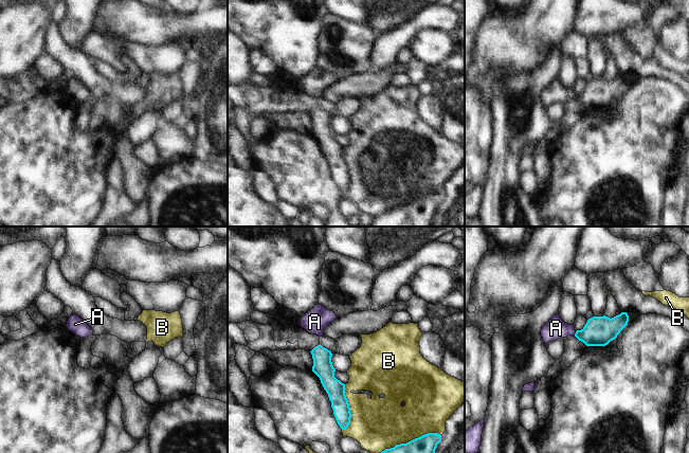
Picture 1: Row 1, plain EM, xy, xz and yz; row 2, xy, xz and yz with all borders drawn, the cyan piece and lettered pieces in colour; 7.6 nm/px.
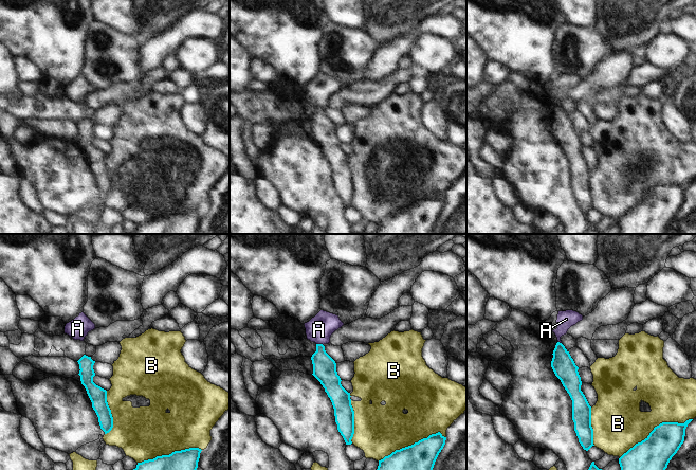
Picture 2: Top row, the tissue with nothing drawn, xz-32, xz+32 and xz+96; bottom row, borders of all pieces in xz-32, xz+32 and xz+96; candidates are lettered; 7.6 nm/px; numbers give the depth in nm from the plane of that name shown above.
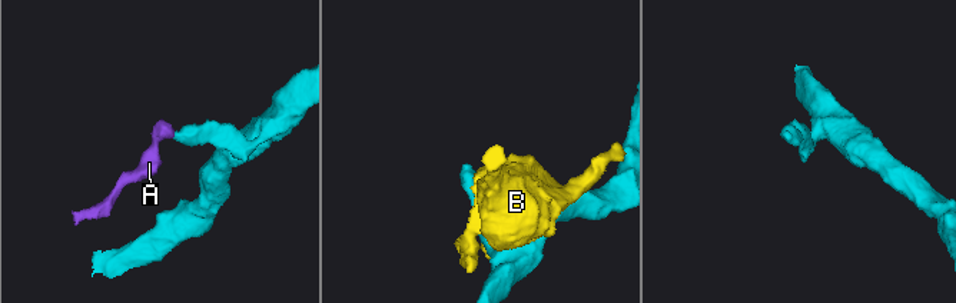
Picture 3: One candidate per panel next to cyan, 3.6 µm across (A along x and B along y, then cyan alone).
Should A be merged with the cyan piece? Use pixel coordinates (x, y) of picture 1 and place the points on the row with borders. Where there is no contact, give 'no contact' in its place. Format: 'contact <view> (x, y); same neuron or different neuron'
contact yz (575, 333); different neuron

